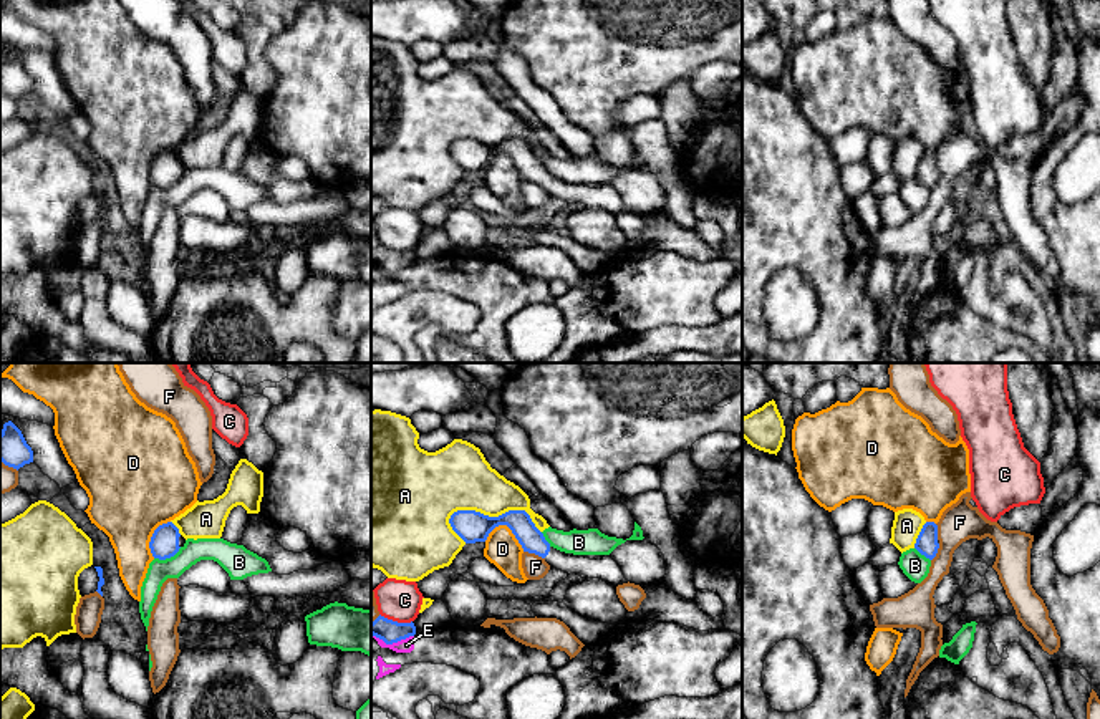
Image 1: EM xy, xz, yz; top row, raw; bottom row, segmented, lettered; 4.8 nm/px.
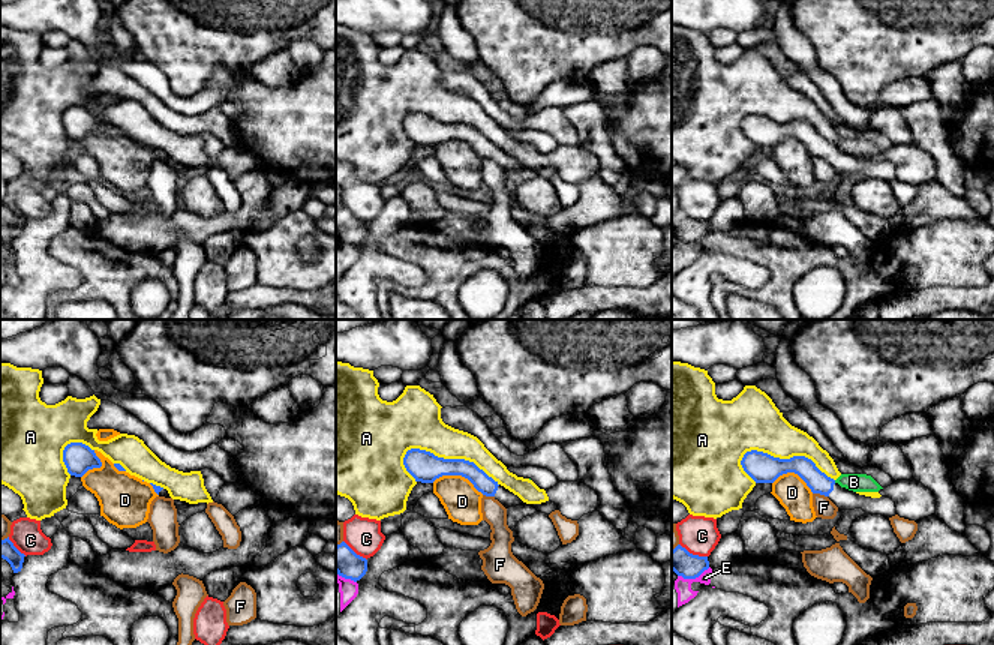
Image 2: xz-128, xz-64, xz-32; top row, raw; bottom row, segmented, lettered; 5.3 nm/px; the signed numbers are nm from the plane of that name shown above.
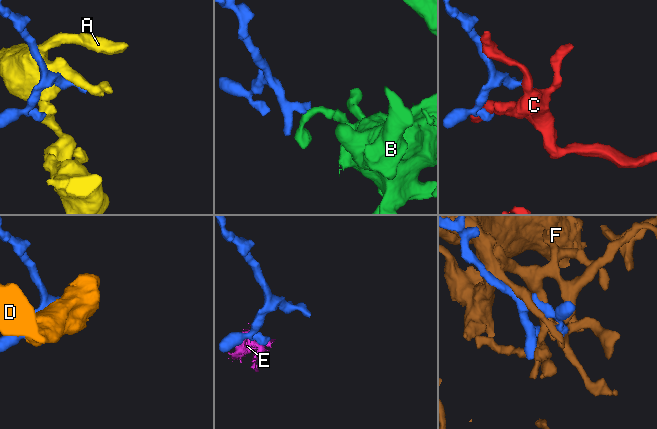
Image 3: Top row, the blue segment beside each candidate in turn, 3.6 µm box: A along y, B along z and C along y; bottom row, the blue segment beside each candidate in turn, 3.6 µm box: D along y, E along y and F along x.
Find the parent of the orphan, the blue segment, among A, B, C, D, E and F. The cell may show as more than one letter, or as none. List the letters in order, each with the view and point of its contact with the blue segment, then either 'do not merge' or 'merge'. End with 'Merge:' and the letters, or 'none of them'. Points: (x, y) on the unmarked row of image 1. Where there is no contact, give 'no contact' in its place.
A: xz (499, 144) | do not merge
B: xy (168, 186) | do not merge
C: xz (396, 250) | do not merge
D: xz (507, 154) | do not merge
E: xz (393, 270) | do not merge
F: xz (534, 181) | do not merge
Merge: none of them

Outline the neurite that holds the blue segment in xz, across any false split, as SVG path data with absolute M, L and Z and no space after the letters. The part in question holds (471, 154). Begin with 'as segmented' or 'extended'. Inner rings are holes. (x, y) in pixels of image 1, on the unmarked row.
extended | M457 139L451 144L449 152L466 172L485 171L495 156L507 154L523 181L542 186L550 197L568 204L577 202L581 207L600 207L615 215L628 212L610 184L573 184L553 177L525 139L509 139L499 146L475 139Z

